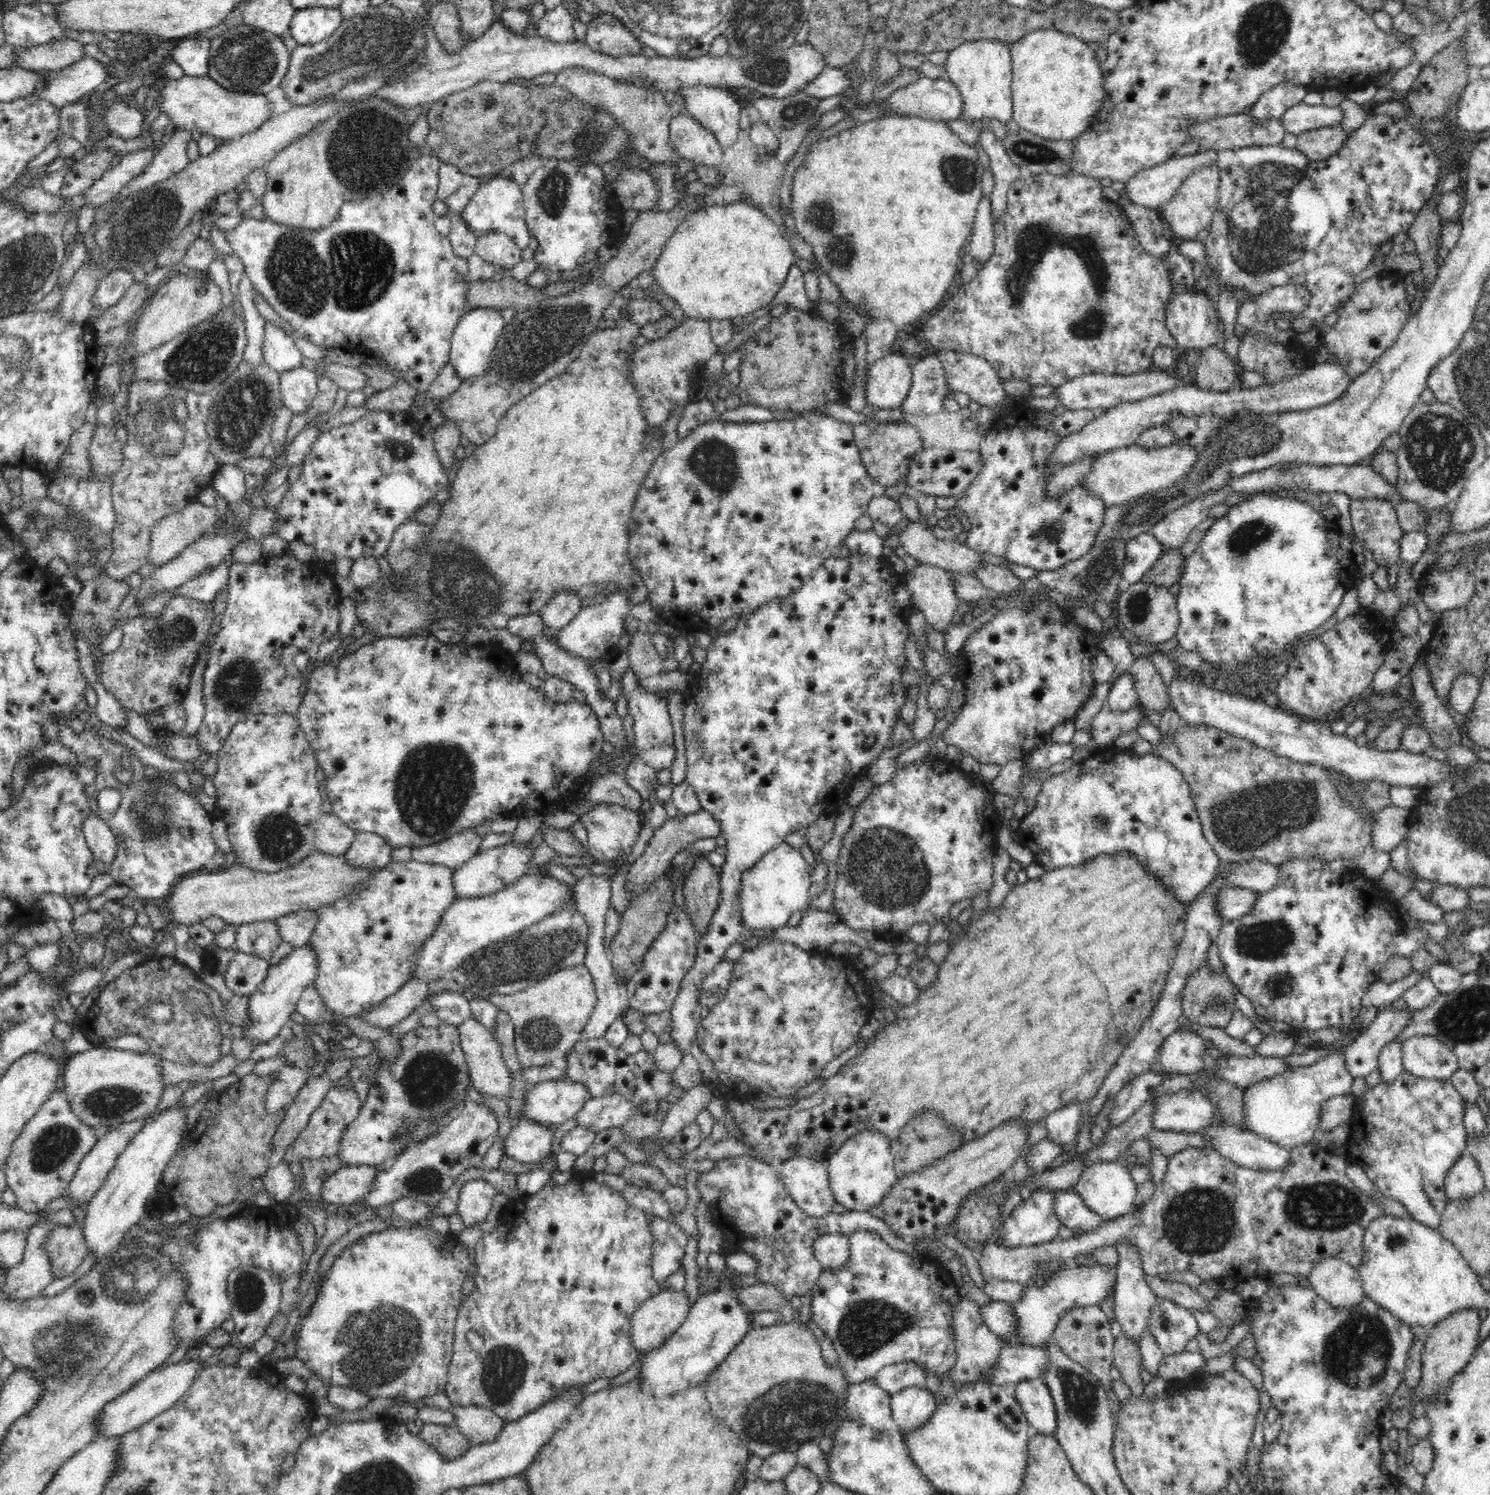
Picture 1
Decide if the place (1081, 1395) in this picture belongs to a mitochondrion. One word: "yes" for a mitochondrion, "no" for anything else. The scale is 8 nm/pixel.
yes

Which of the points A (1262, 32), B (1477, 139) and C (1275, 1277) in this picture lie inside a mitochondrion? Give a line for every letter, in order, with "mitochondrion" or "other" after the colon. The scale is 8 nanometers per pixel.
A: mitochondrion
B: other
C: other

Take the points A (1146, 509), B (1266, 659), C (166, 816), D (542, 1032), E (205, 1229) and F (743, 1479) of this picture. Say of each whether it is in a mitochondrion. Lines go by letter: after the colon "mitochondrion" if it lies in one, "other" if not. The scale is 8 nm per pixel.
A: mitochondrion
B: other
C: mitochondrion
D: mitochondrion
E: other
F: other

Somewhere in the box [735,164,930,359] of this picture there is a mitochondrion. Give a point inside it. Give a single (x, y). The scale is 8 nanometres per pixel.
(824, 213)

